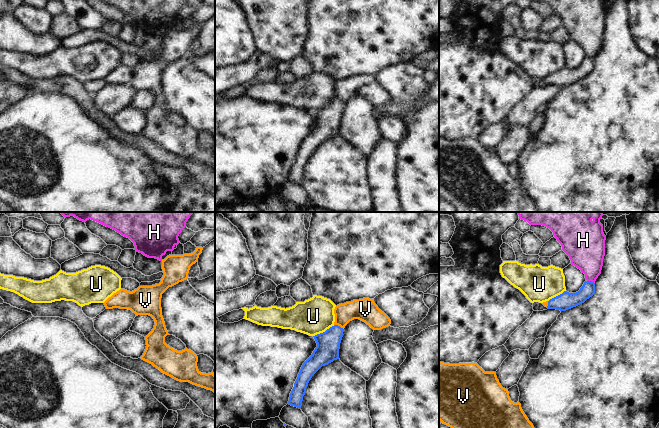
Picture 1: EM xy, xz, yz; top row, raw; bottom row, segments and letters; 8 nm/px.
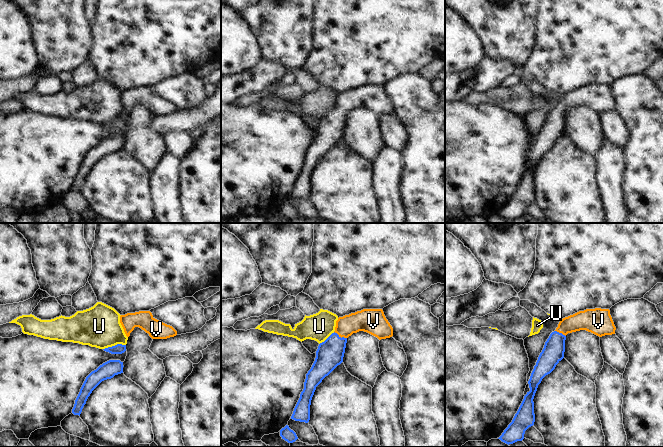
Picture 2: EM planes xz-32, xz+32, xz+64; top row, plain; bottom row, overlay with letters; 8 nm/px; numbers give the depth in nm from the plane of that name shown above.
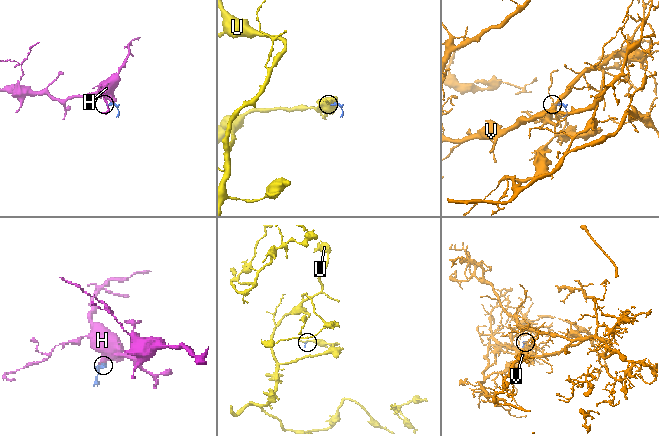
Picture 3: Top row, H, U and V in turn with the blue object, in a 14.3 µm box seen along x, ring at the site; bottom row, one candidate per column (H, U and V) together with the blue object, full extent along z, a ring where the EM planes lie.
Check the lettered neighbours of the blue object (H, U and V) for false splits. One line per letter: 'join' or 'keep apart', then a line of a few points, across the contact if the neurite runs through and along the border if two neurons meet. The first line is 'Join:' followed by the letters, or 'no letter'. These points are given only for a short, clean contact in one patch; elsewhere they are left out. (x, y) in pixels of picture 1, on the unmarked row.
Join: V
H: keep apart; line yz (587, 56), (591, 56), (594, 59)
U: keep apart; line xz (334, 101), (313, 112)
V: join; line xz (328, 119), (339, 102), (353, 86), (365, 85)

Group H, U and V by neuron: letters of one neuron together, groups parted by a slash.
H / U / V

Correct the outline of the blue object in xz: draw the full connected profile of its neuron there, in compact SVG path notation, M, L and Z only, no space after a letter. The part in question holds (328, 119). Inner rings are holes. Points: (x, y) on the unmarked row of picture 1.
M369 74L339 80L335 83L334 90L334 101L325 108L313 112L317 123L300 145L288 177L291 182L300 185L312 152L322 142L339 135L344 104L350 97L359 95L373 106L381 106L391 100L390 94L378 84L373 75Z

